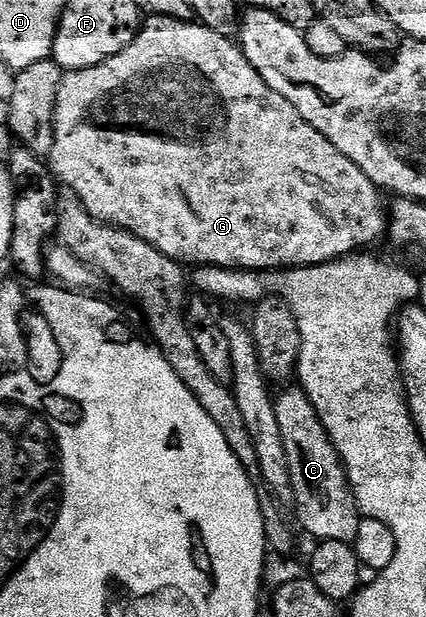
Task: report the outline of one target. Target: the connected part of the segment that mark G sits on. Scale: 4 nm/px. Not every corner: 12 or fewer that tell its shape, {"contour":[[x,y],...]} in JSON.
{"contour":[[230,37],[65,72],[47,165],[185,266],[375,243],[377,185]]}

